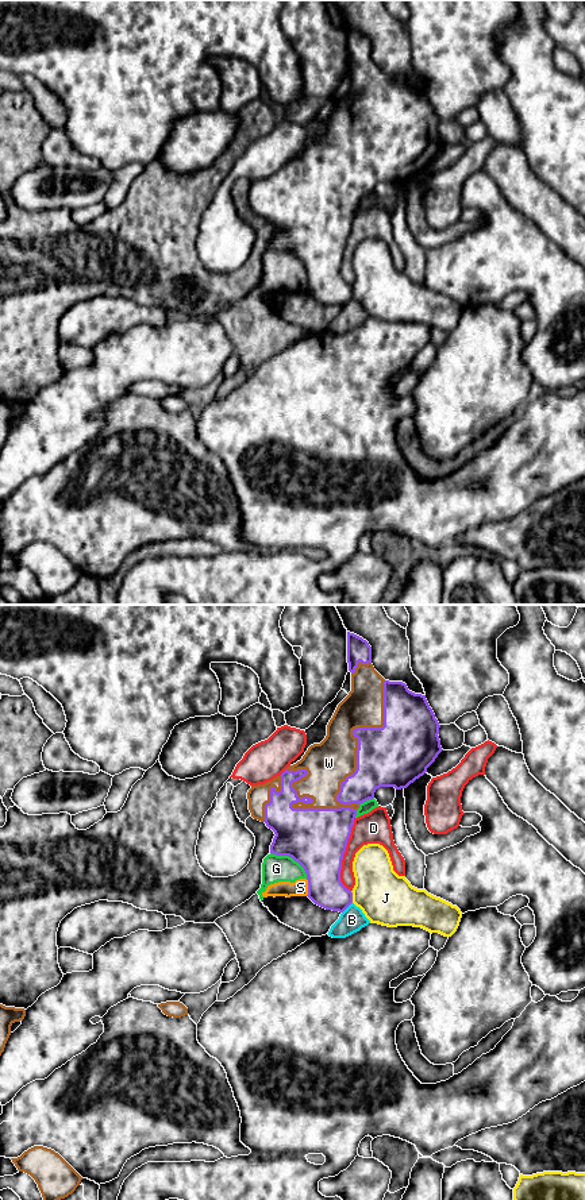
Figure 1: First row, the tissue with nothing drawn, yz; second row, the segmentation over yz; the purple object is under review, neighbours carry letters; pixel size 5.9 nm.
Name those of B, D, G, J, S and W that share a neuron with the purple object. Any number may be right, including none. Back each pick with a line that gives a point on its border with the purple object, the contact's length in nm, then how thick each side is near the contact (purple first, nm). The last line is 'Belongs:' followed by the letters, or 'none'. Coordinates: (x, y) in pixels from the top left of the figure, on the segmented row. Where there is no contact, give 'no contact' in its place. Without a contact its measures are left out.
W: meets purple in yz at (357, 756); contact 950 nm long; 380 nm thick on the purple side, 260 nm on the other
Belongs: W

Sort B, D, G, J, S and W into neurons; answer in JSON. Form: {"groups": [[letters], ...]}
{"groups": [["B", "G", "S"], ["D"], ["J"], ["W"]]}

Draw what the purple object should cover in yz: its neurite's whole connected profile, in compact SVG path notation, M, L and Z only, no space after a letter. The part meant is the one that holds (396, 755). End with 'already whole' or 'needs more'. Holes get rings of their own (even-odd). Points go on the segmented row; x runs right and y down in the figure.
M350 632L347 663L351 691L330 719L326 738L311 745L303 759L280 776L247 792L251 817L276 834L270 853L297 861L307 873L307 896L339 912L353 903L353 892L340 881L340 869L359 804L373 799L380 787L407 788L443 751L438 736L440 725L426 695L409 691L403 682L385 680L372 664L369 643Z | needs more

